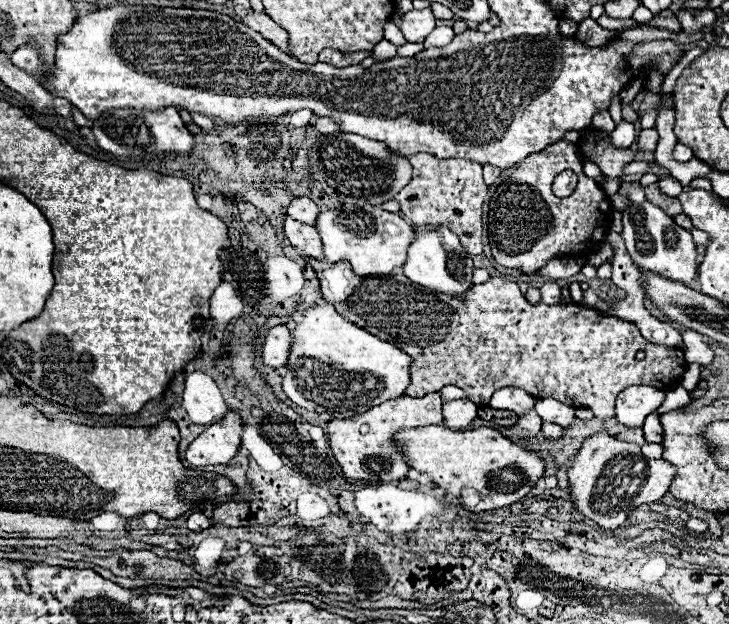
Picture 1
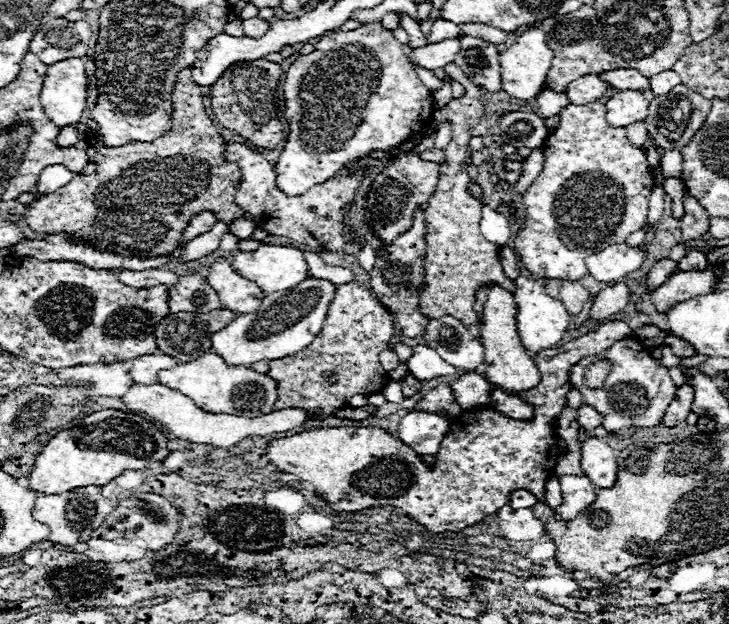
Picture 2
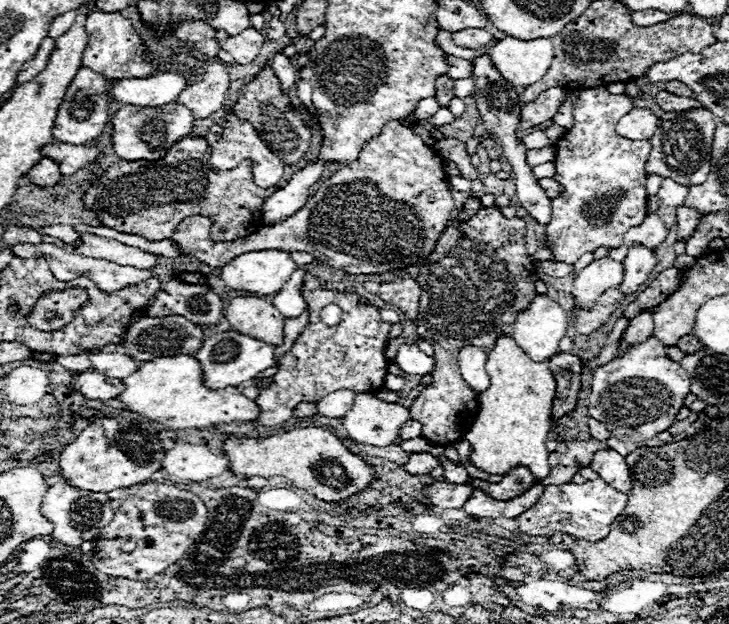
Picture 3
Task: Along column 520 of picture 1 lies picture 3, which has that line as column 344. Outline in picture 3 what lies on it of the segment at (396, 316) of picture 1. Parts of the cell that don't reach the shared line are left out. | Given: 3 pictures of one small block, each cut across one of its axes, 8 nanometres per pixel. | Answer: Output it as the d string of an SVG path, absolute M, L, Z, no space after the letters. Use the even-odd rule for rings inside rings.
M309 273L304 275L302 294L310 306L310 324L304 326L304 330L298 336L298 340L294 342L294 346L280 358L278 372L274 376L274 386L260 390L260 396L256 400L256 404L260 408L256 422L260 426L282 426L286 420L292 418L298 402L318 402L324 396L328 396L330 392L340 390L340 388L346 388L352 392L374 392L376 388L384 386L384 378L388 374L388 360L384 356L384 348L388 342L390 324L386 324L380 318L380 312L376 306L370 306L368 300L366 300L366 304L358 304L360 296L352 294L352 292L322 290L318 278ZM328 304L338 304L342 308L342 318L336 326L328 326L320 320L320 310Z

